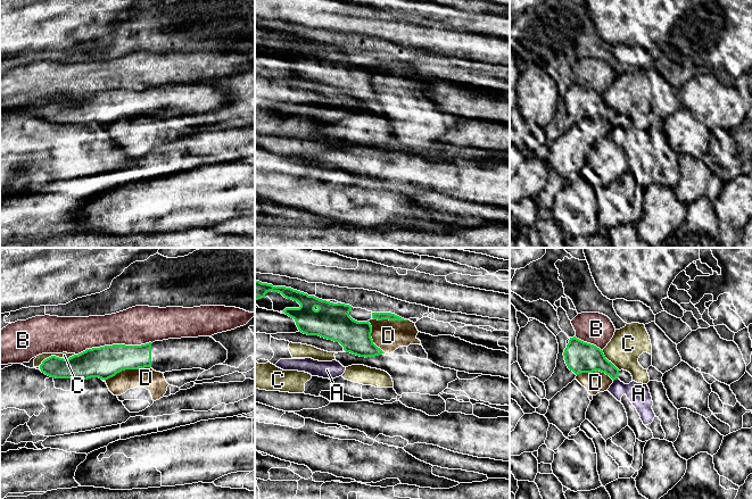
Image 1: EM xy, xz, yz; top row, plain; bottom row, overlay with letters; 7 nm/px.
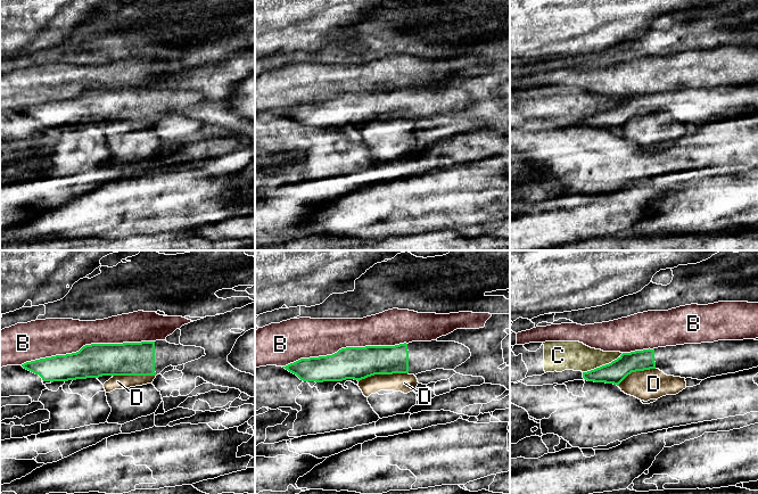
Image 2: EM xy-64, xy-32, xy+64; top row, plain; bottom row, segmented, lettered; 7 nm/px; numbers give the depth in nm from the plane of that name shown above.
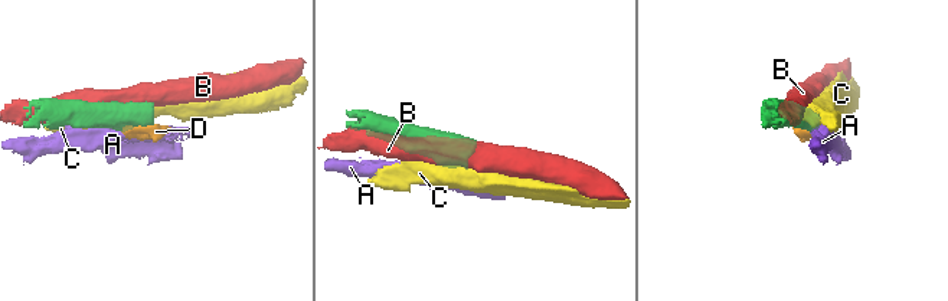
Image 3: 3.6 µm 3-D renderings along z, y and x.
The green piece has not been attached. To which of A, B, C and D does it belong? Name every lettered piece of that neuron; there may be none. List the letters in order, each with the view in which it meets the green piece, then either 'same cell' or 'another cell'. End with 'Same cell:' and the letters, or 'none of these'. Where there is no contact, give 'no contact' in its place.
A: yz | another cell
B: xy | another cell
C: xy | another cell
D: xy | another cell
Same cell: none of these

